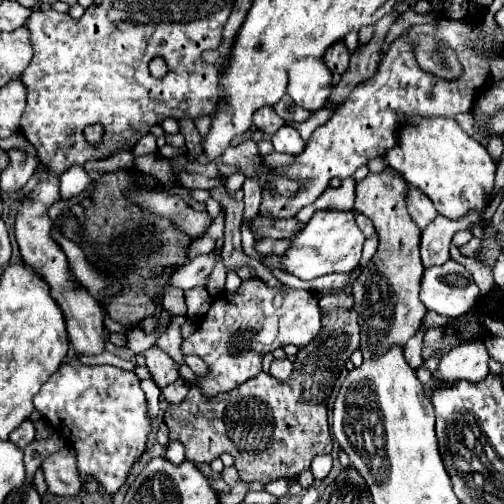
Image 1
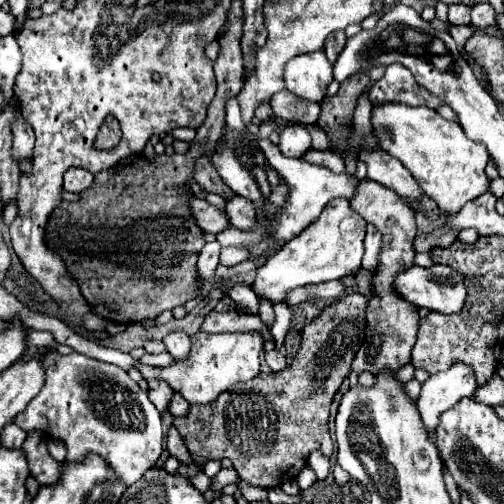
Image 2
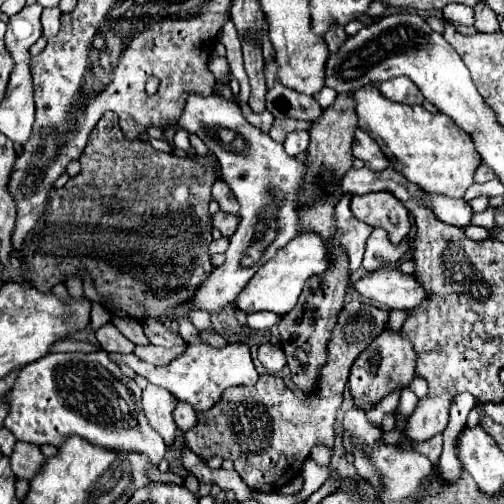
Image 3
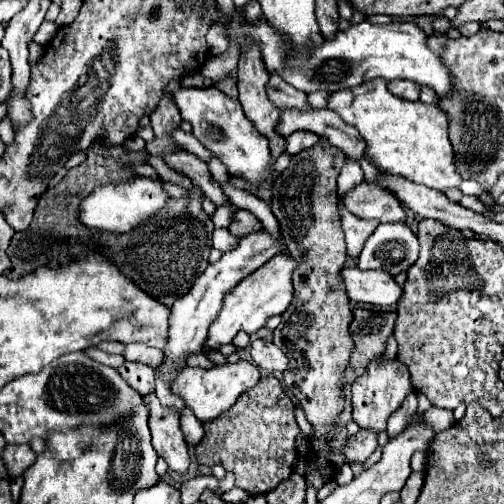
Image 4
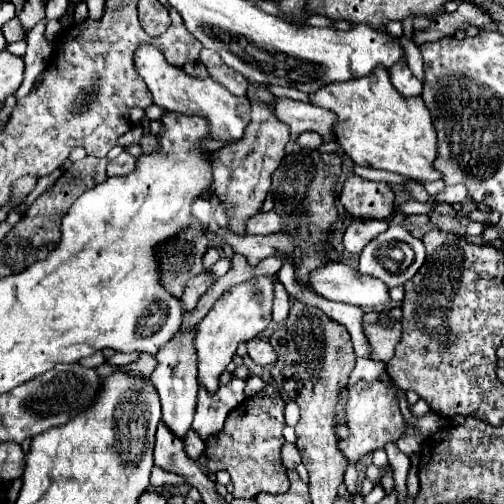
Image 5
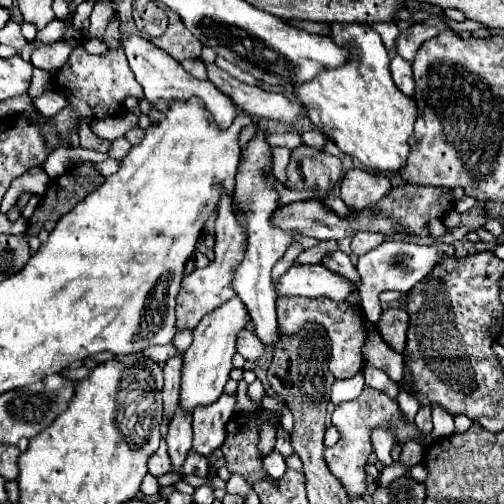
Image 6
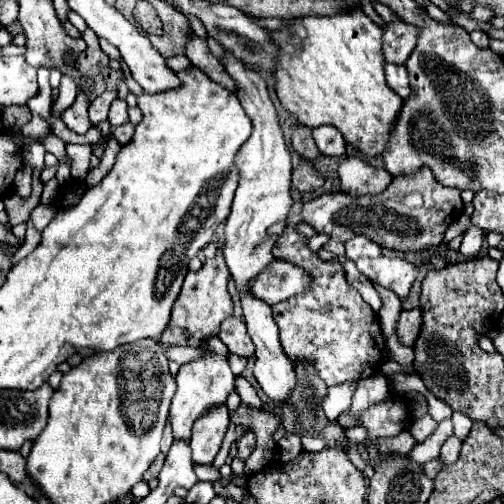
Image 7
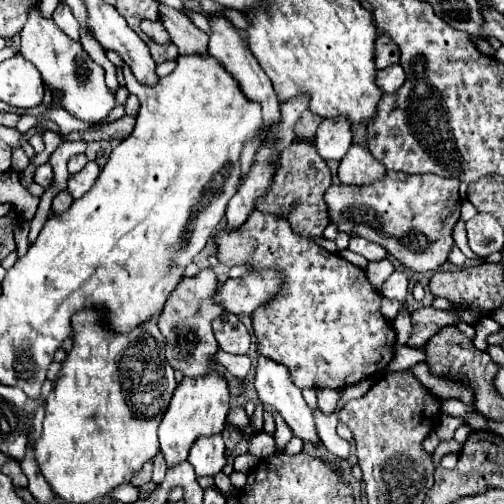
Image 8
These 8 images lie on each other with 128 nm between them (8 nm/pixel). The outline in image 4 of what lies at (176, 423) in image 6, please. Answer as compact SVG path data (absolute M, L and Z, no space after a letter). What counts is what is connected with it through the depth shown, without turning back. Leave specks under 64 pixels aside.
M266 230L248 234L240 240L240 244L234 250L224 252L222 258L216 264L210 264L196 278L194 286L190 288L190 292L186 296L182 296L180 300L174 302L172 316L170 316L170 330L168 330L168 338L166 338L166 346L164 346L164 362L156 368L158 376L156 376L154 394L156 394L156 398L160 400L162 406L174 408L176 412L180 412L184 408L184 400L180 400L180 396L172 392L172 380L174 380L176 372L186 368L186 360L188 360L190 354L200 354L202 352L202 346L204 346L206 334L208 334L208 326L218 316L218 312L222 308L224 294L228 290L232 290L244 276L250 276L256 268L264 266L278 250L280 250L278 242L274 238L270 238L270 234Z

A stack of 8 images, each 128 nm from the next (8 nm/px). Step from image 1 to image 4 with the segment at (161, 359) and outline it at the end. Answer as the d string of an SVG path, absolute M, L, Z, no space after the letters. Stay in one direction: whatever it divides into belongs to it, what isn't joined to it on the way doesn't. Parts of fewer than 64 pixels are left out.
M156 394L144 396L144 402L146 402L148 408L150 408L152 446L154 446L156 454L168 462L170 470L174 470L174 472L178 472L178 474L186 474L186 472L188 472L188 466L190 466L190 454L188 454L188 444L186 444L184 434L182 434L182 430L180 430L180 422L178 422L176 412L172 412L170 408L164 408L164 406L156 400Z

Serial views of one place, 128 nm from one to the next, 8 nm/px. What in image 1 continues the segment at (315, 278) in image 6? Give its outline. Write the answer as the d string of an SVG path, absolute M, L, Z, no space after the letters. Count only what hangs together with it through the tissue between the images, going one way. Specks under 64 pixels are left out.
M448 260L442 266L424 270L420 300L440 316L458 318L476 306L480 290L462 264Z

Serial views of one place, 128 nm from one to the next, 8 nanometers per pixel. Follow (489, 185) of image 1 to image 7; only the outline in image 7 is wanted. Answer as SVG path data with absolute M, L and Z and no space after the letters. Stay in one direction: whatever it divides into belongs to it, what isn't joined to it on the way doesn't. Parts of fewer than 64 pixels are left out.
M352 8L352 10L344 10L336 16L306 16L306 18L294 18L294 20L288 20L286 26L282 30L272 30L272 40L276 40L276 46L280 46L280 60L276 60L276 68L272 70L272 78L276 82L276 94L278 94L278 100L280 104L292 112L300 124L306 124L306 126L324 126L324 124L330 124L334 128L338 128L344 136L344 140L348 144L352 144L354 148L358 148L360 152L368 154L368 156L380 156L388 138L390 138L390 128L400 112L400 106L402 106L402 98L386 84L386 76L384 76L384 56L382 56L382 28L378 24L374 24L360 8Z

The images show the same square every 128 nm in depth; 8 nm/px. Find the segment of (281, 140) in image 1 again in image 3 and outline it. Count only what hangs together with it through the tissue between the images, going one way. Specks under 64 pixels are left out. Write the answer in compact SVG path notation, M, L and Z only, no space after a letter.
M296 130L296 132L290 132L286 136L284 150L288 152L288 156L296 156L300 152L306 152L308 142L310 142L310 134L306 130Z

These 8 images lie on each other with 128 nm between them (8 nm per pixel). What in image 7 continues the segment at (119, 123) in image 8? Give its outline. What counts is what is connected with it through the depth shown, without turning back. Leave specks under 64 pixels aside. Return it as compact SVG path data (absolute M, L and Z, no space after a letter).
M126 122L126 124L122 124L122 126L114 126L112 132L110 132L110 136L112 136L118 144L124 146L124 144L134 136L134 124L132 124L132 122Z

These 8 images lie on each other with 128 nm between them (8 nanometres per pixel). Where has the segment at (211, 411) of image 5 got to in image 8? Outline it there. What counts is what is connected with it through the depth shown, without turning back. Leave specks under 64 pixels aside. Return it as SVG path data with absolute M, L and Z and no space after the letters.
M220 434L216 436L202 436L190 450L188 462L194 466L196 476L214 476L226 464L226 448Z

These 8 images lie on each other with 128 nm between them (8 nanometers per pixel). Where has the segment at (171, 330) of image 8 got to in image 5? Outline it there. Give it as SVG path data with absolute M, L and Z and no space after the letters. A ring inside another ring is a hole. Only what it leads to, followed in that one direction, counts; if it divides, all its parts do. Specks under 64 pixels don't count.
M250 84L248 98L252 102L252 122L248 124L248 132L234 146L220 148L212 156L214 194L218 196L220 202L230 206L230 220L226 228L236 234L246 234L244 224L248 222L248 216L254 216L260 212L272 184L272 174L282 162L284 146L290 140L290 132L286 124L276 120L276 116L272 114L270 102L274 100L274 96L262 84ZM226 172L228 172L228 178L224 178ZM202 272L198 274L196 278L188 280L186 284L186 290L184 290L184 296L180 298L180 302L184 304L184 310L194 310L194 306L198 304L200 296L206 294L206 290L214 284L216 280L212 280L212 276L208 276L208 272Z

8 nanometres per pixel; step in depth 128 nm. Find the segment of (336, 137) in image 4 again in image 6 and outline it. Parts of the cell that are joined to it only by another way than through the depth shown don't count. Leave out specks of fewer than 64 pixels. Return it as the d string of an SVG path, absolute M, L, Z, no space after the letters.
M214 62L206 64L206 72L208 72L208 80L216 84L220 92L228 94L234 100L234 104L238 104L238 108L244 108L244 112L248 112L250 116L274 118L292 124L298 120L300 114L304 114L302 104L292 102L284 94L270 94L260 90L258 86L242 84L236 78L232 78L228 72L220 70Z

